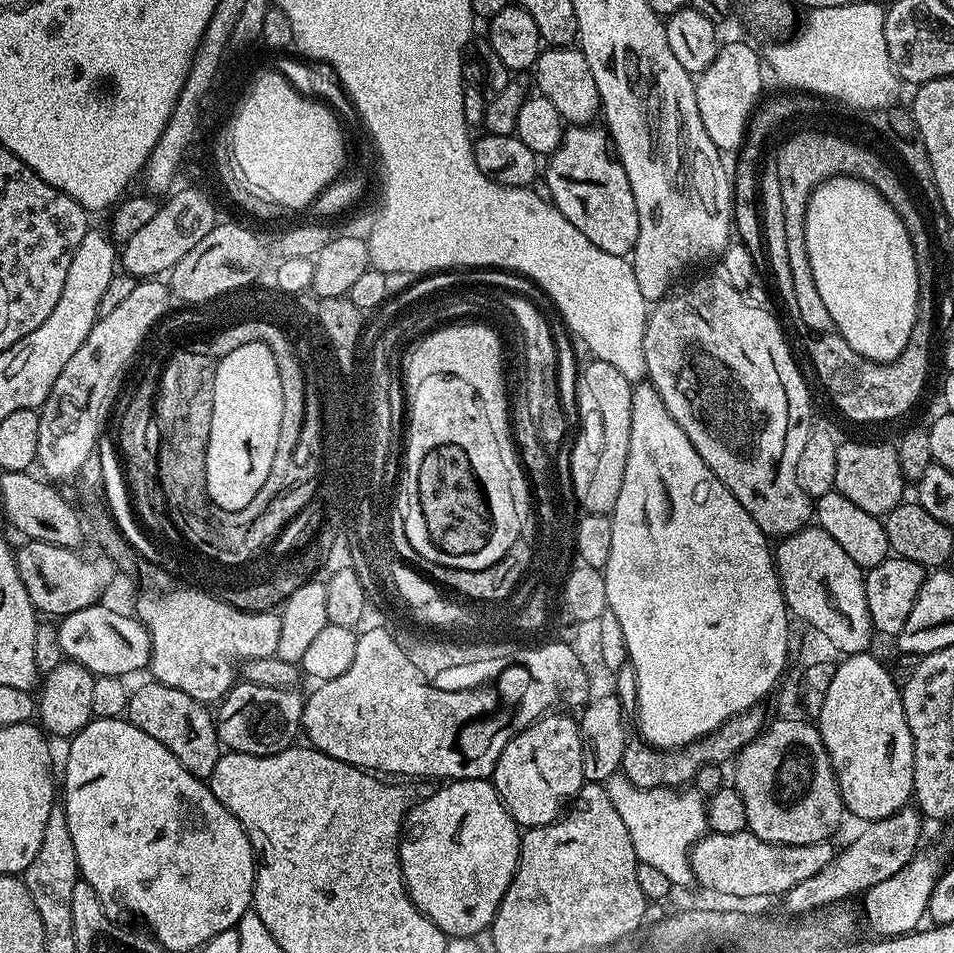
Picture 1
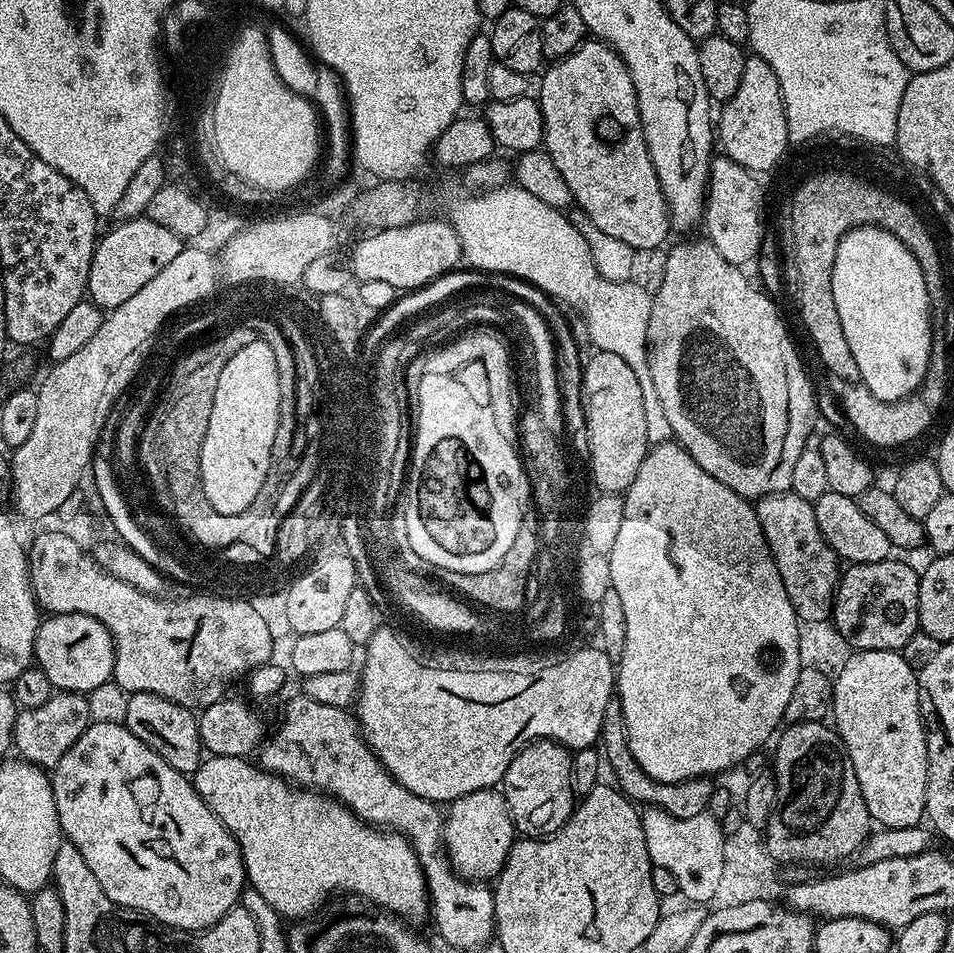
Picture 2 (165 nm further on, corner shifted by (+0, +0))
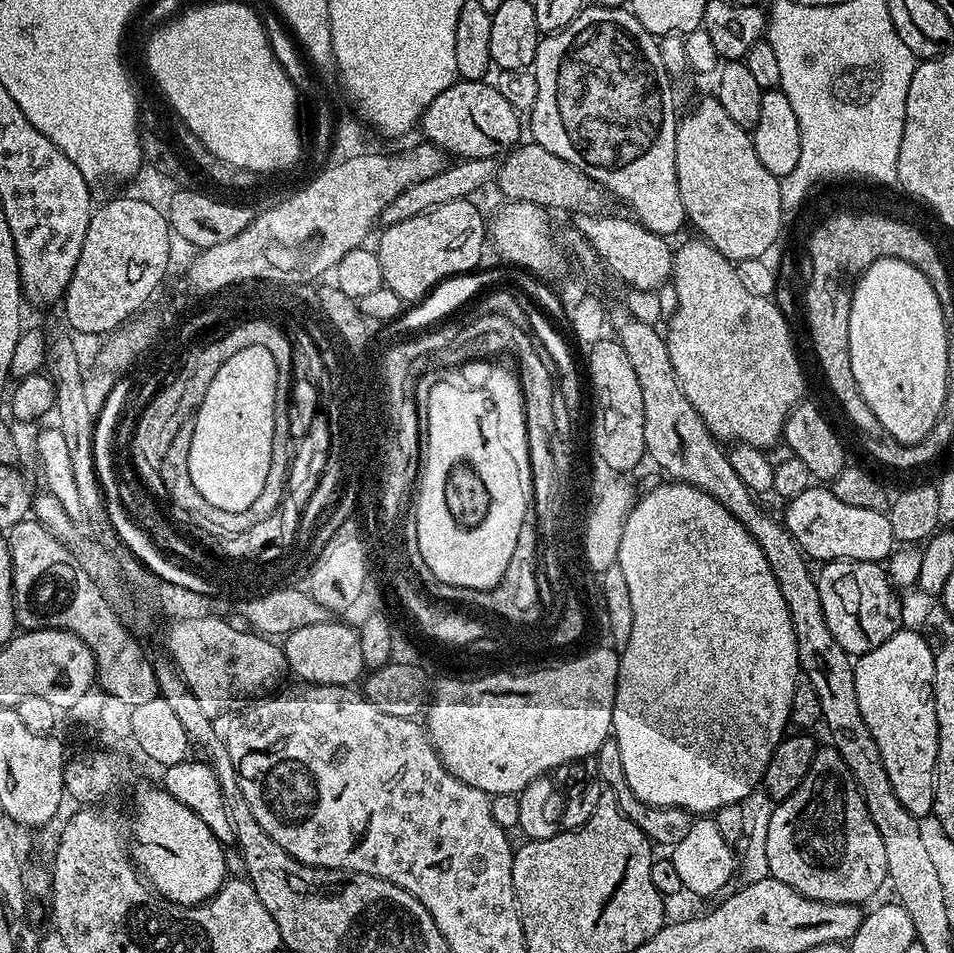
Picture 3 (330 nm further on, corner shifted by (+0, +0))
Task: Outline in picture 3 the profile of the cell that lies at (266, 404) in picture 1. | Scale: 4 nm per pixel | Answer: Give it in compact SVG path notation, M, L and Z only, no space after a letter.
M248 346L228 358L214 374L210 390L196 412L188 466L199 494L219 510L244 514L259 498L272 472L272 443L276 437L274 410L278 366L263 346Z

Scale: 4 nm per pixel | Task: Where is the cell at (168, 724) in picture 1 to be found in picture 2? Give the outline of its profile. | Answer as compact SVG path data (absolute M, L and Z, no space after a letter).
M134 692L131 693L128 698L124 724L130 730L130 734L134 734L134 738L142 738L142 742L146 742L146 746L150 746L150 750L154 750L170 766L174 766L174 770L178 770L179 772L183 772L185 774L192 774L195 773L196 767L200 765L202 759L200 721L197 713L193 711L193 709L183 708L181 704L170 702L158 694L150 694L149 692Z

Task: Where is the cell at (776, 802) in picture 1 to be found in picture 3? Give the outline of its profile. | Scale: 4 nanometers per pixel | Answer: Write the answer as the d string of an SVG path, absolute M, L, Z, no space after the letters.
M817 747L810 770L806 770L806 778L802 778L798 790L773 807L766 830L766 859L771 879L798 890L811 900L860 906L863 900L870 899L886 884L888 863L886 846L882 846L882 834L878 834L878 826L874 826L870 810L866 810L864 795L836 748Z

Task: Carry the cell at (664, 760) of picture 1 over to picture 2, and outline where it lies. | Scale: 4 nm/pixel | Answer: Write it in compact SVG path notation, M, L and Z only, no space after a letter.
M613 698L606 702L606 714L602 714L602 726L600 727L599 747L602 749L602 760L612 771L611 779L615 787L619 788L629 800L640 806L657 808L674 818L694 818L708 810L710 794L714 787L713 781L707 776L690 778L675 784L674 782L658 782L638 766L634 754L628 745L628 735L624 729L624 715L622 714L622 702L619 698Z

